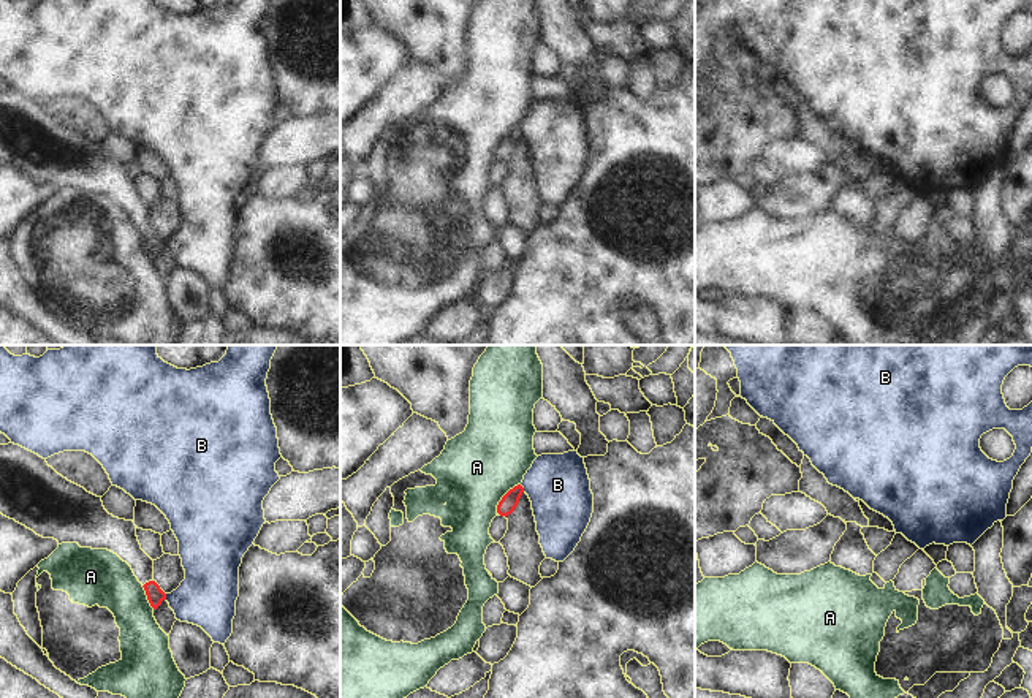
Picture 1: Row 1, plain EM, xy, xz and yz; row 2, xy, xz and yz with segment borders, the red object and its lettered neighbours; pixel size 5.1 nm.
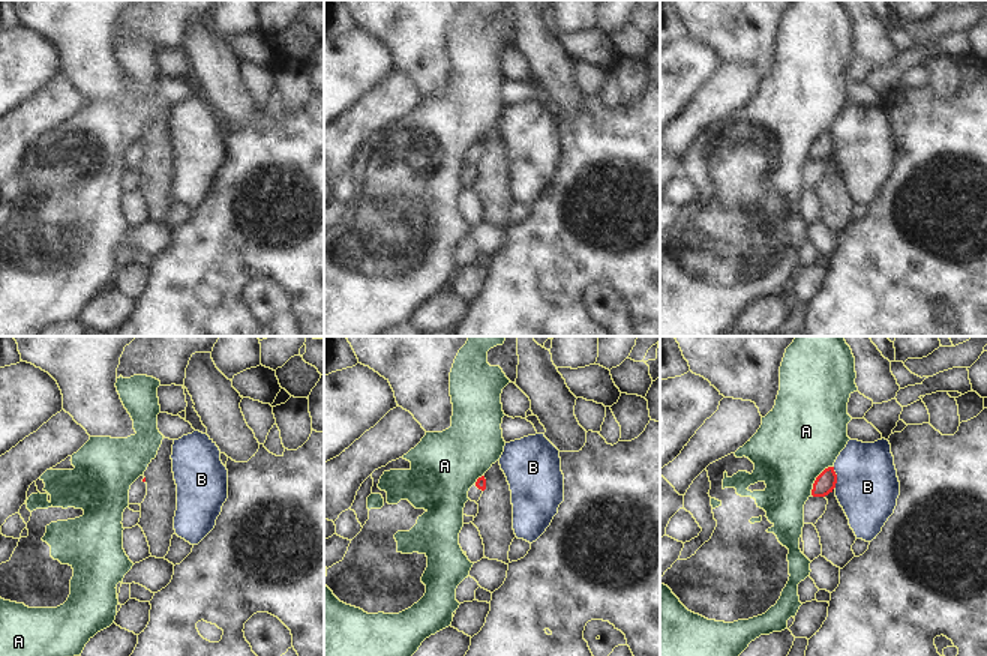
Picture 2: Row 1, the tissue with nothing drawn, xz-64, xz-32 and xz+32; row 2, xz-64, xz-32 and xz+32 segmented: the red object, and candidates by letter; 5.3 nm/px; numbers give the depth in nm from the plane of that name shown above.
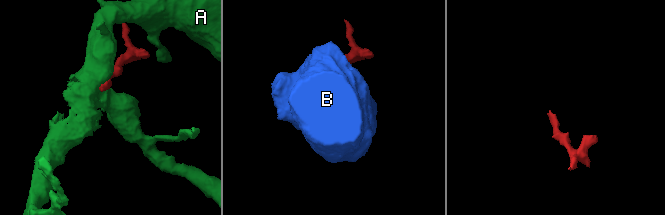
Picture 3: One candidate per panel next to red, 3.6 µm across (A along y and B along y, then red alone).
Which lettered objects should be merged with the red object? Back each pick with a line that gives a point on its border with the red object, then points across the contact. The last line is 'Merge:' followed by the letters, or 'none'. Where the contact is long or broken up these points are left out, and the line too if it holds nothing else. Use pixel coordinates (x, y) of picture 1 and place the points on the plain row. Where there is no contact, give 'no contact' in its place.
Merge: none

